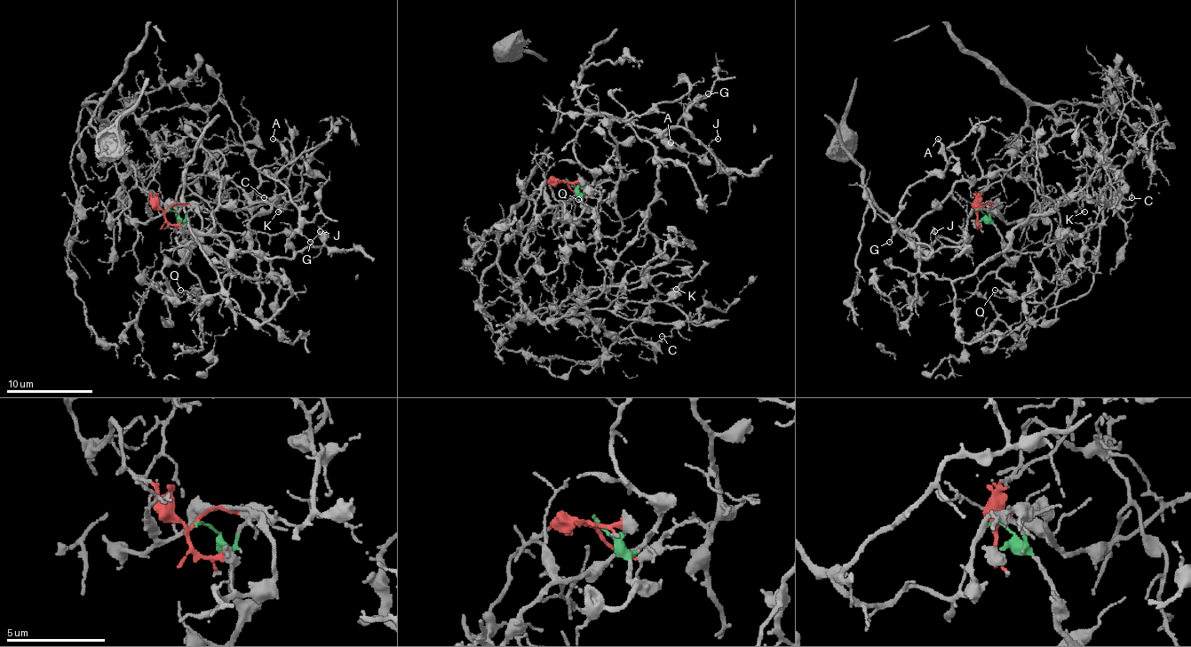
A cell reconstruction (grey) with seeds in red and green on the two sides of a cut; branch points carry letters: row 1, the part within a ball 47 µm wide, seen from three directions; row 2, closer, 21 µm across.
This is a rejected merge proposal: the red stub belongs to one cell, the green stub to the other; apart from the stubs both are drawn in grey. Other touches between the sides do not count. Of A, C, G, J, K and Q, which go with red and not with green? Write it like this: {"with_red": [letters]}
{"with_red": ["C", "K", "Q"]}

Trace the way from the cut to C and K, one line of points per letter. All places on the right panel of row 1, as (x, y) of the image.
C: (977, 210), (992, 167), (1027, 171), (1013, 141), (1033, 104), (1083, 132), (1113, 173), (1115, 210), (1132, 197)
K: (977, 210), (992, 167), (1027, 171), (1013, 141), (1046, 104), (1113, 173), (1117, 197), (1083, 197), (1084, 212)

